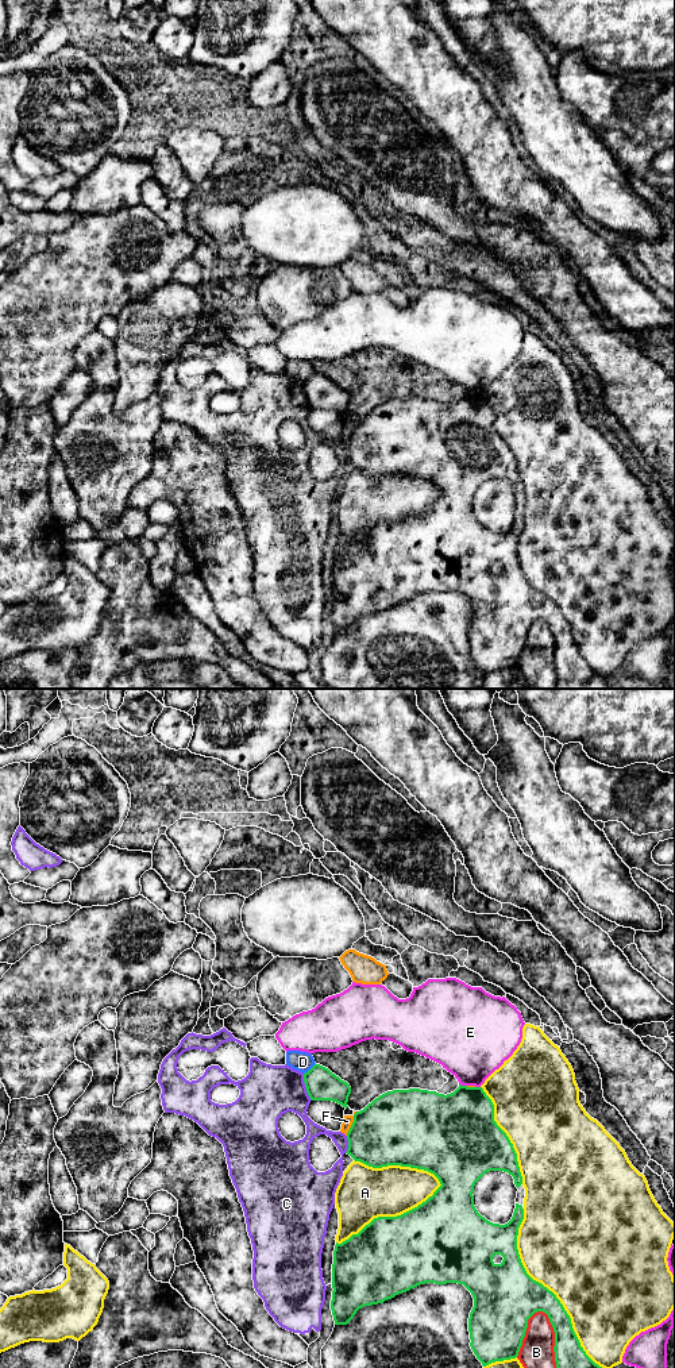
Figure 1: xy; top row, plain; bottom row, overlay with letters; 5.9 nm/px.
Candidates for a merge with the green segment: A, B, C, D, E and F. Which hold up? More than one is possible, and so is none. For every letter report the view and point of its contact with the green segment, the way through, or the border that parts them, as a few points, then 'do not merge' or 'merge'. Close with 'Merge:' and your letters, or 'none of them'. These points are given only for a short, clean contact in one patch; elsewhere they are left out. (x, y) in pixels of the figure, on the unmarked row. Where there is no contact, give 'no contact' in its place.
A: contact xy (392, 525); do not merge
B: contact xy (555, 651); do not merge
C: contact xy (305, 395); do not merge
D: contact xy (311, 377); border xy (315, 372), (304, 382); do not merge
E: contact xy (463, 395); do not merge
F: contact xy (353, 432); do not merge
Merge: none of them

